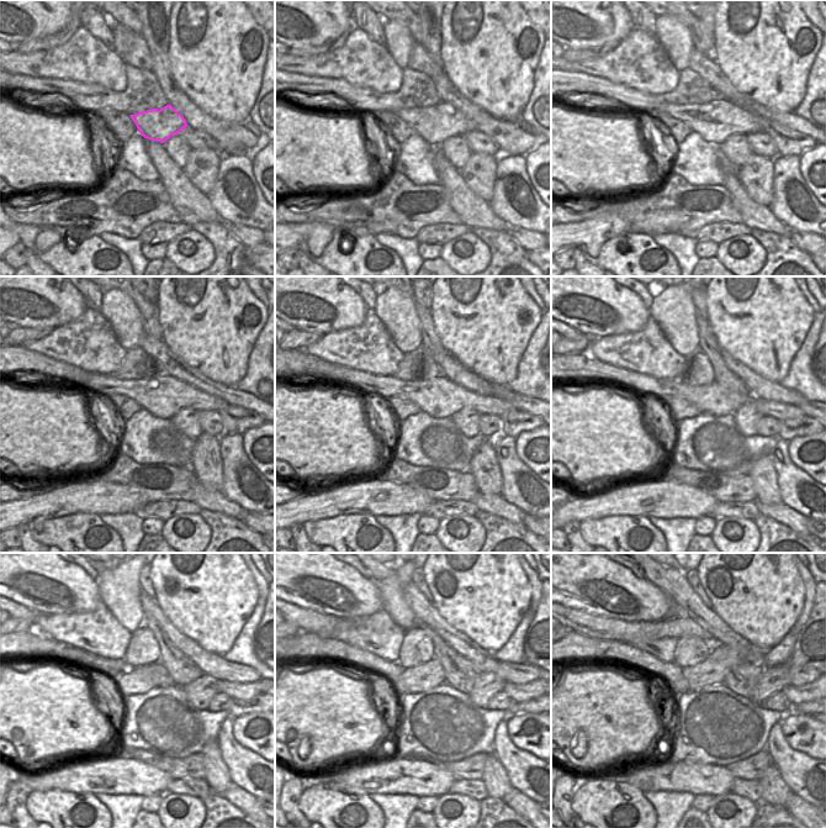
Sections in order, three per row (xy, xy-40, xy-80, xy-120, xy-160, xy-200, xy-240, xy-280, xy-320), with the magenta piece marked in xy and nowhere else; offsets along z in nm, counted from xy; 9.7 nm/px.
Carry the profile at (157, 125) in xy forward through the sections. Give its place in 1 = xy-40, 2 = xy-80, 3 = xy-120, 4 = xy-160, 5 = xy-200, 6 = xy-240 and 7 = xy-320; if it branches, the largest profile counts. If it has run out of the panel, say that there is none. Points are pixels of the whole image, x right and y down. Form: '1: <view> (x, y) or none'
1: xy-40 (435, 124)
2: xy-80 (714, 121)
3: xy-120 (163, 395)
4: xy-160 (439, 397)
5: xy-200 (713, 399)
6: xy-240 (31, 643)
7: xy-320 (795, 695)

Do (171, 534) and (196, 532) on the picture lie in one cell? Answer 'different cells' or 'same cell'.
same cell

